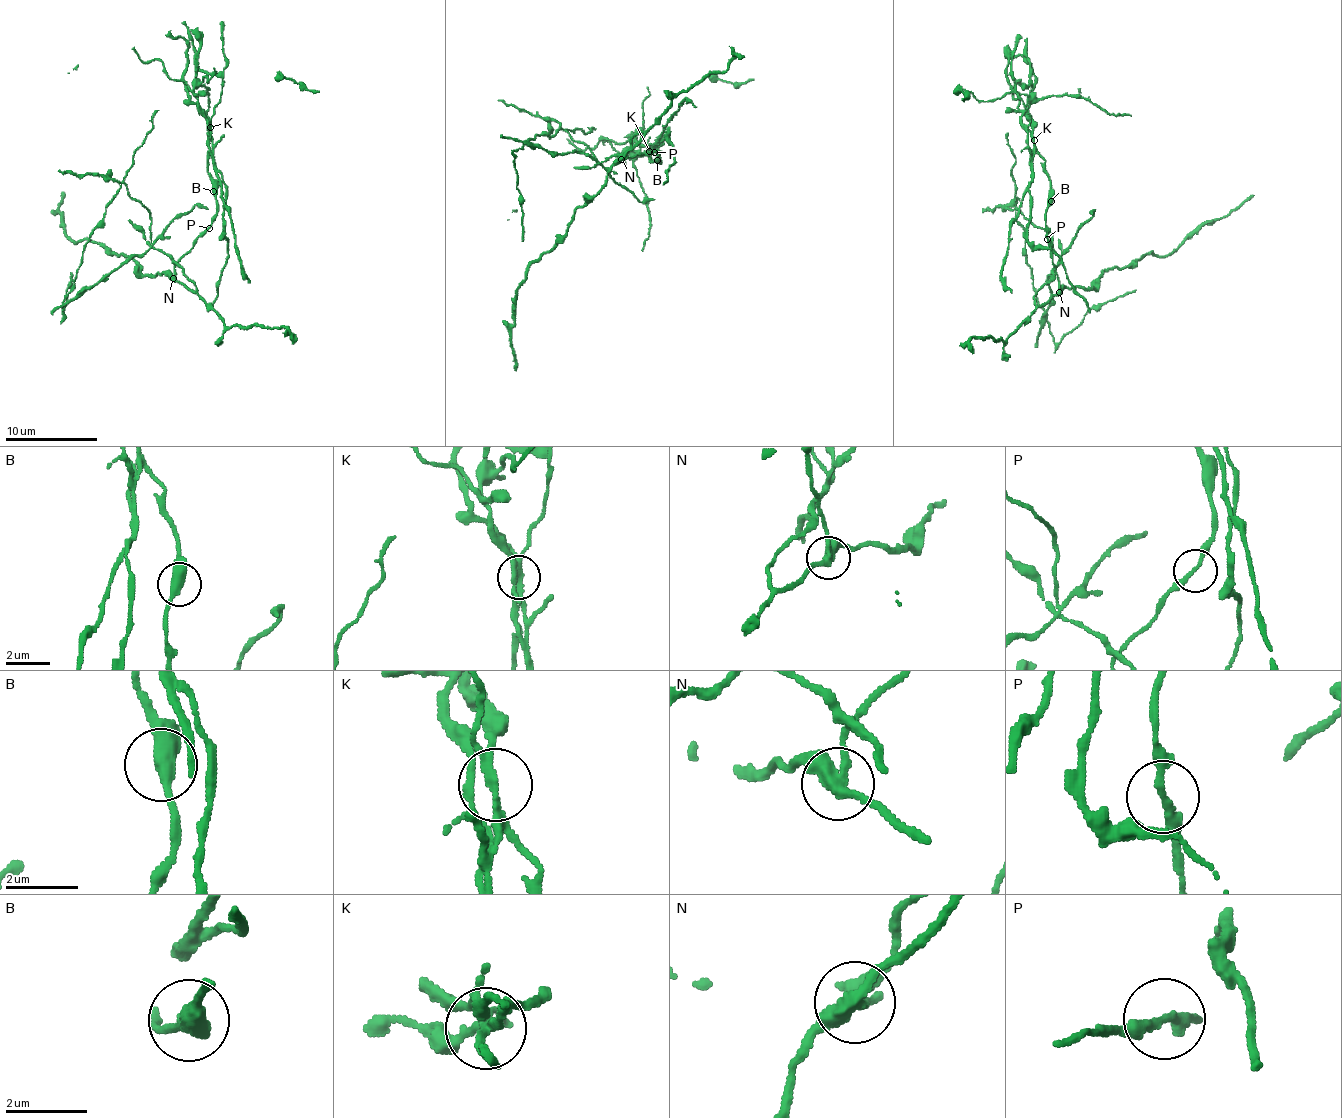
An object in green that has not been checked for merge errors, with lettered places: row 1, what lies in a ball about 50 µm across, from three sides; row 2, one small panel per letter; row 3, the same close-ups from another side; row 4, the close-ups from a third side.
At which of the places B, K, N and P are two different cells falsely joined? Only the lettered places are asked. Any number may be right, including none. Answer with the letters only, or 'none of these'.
K, N

